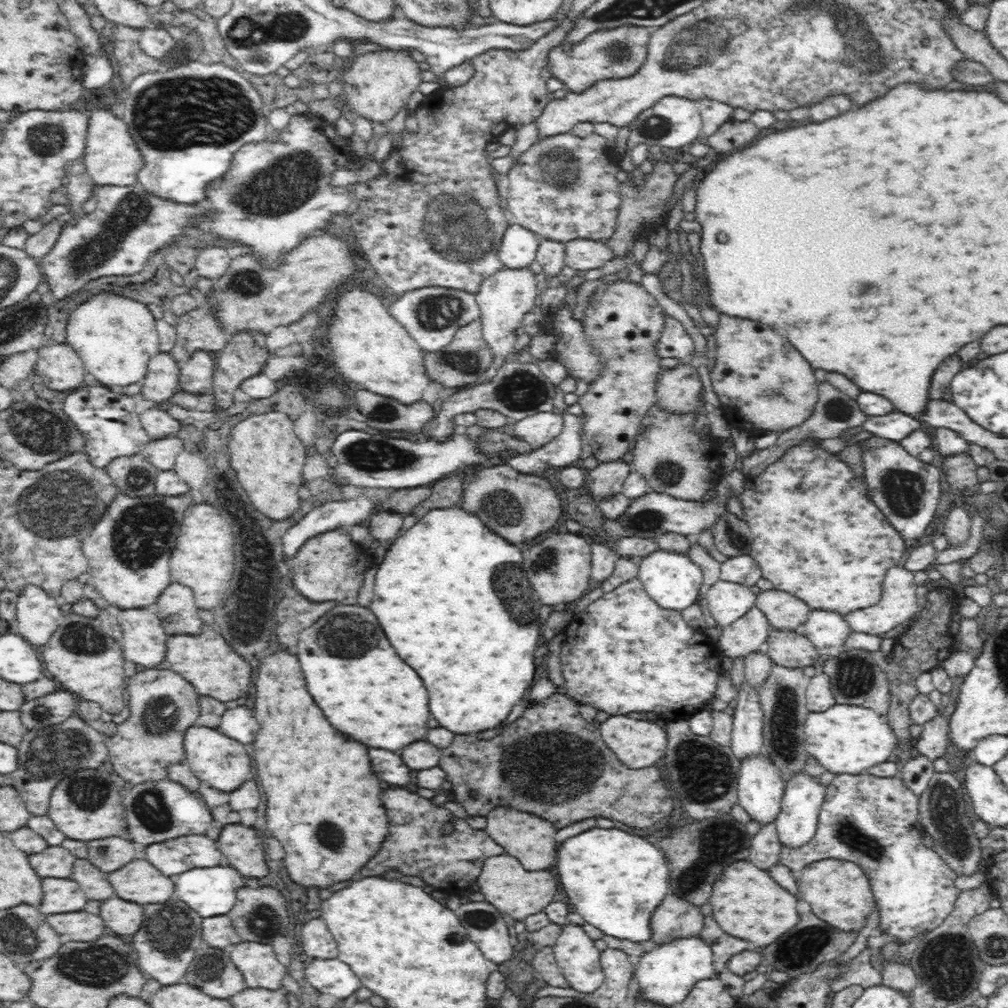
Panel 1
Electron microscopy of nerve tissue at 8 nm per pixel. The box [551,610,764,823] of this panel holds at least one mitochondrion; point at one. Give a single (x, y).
(707, 771)

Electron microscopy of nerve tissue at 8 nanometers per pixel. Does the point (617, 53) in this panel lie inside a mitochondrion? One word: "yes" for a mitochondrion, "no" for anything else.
yes

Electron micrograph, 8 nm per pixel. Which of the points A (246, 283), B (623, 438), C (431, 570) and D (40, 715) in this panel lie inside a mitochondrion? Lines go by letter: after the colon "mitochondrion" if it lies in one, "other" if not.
A: mitochondrion
B: other
C: other
D: mitochondrion

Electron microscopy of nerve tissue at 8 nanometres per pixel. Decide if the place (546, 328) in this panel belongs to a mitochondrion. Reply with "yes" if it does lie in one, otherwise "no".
no

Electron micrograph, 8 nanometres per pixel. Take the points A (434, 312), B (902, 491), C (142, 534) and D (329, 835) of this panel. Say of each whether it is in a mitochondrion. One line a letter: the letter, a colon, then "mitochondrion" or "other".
A: mitochondrion
B: mitochondrion
C: mitochondrion
D: mitochondrion

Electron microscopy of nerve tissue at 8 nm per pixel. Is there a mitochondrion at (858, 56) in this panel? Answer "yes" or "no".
yes

